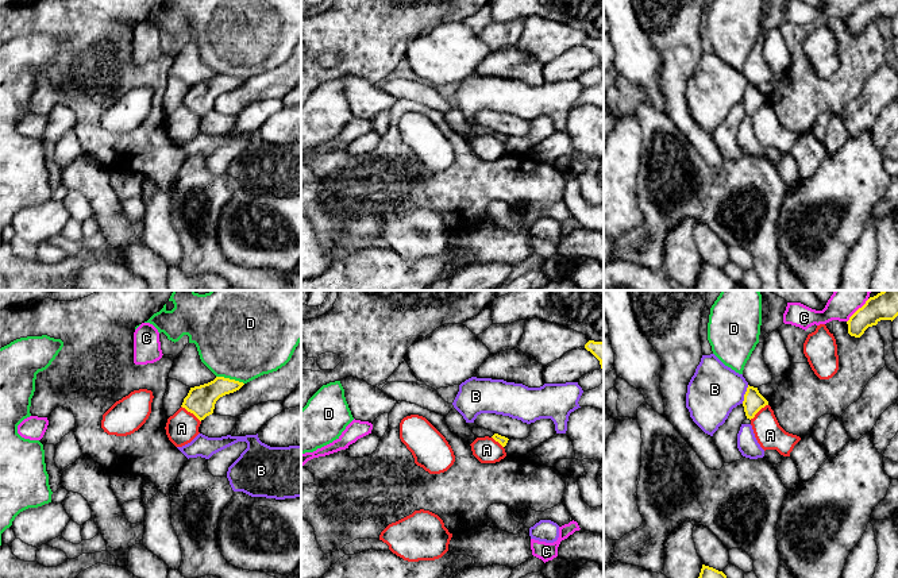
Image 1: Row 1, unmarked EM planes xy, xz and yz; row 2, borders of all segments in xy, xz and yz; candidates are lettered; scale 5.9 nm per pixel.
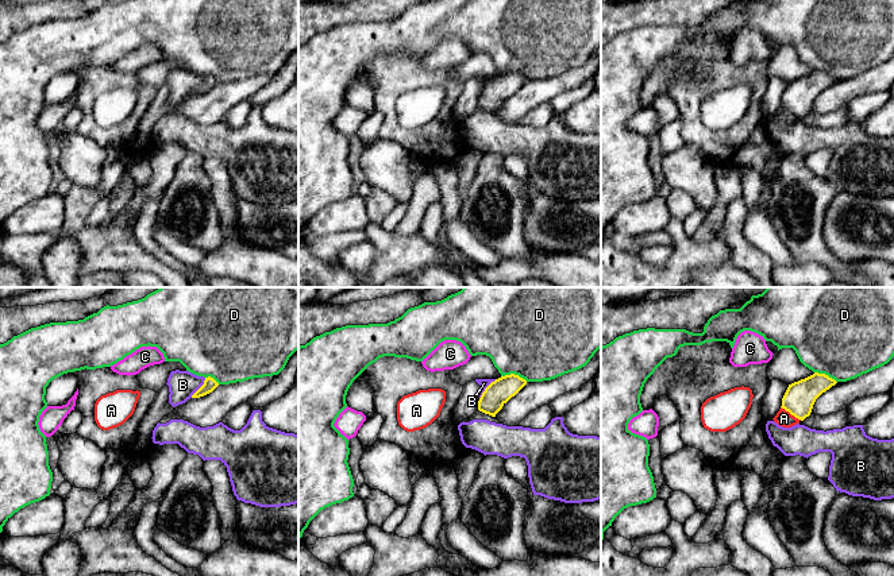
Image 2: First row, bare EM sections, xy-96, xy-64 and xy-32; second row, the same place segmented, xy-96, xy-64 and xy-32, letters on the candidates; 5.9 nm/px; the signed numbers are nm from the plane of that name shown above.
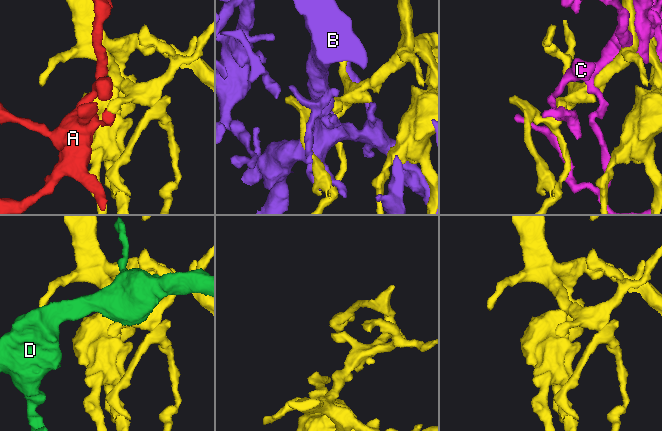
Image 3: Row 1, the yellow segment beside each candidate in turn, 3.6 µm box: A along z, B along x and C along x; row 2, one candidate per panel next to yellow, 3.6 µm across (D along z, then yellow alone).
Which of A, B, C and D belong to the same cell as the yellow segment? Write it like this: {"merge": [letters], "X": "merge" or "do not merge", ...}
{"merge": [], "A": "do not merge", "B": "do not merge", "C": "do not merge", "D": "do not merge"}

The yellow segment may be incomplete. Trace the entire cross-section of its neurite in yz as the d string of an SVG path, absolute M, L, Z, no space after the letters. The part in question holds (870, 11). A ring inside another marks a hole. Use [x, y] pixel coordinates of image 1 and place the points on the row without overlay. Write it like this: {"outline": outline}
{"outline": "M866 0L847 19L848 31L860 35L868 24L880 18L894 18L898 14L898 0Z"}

